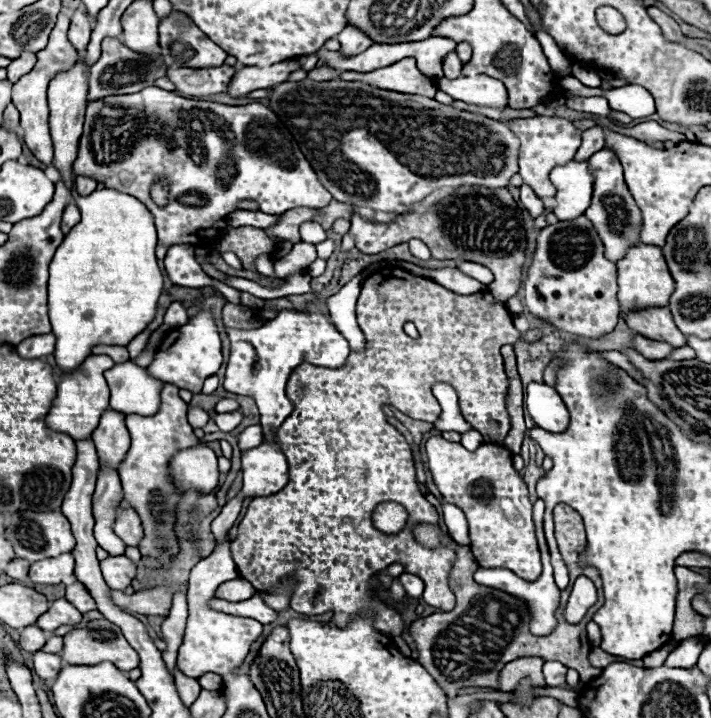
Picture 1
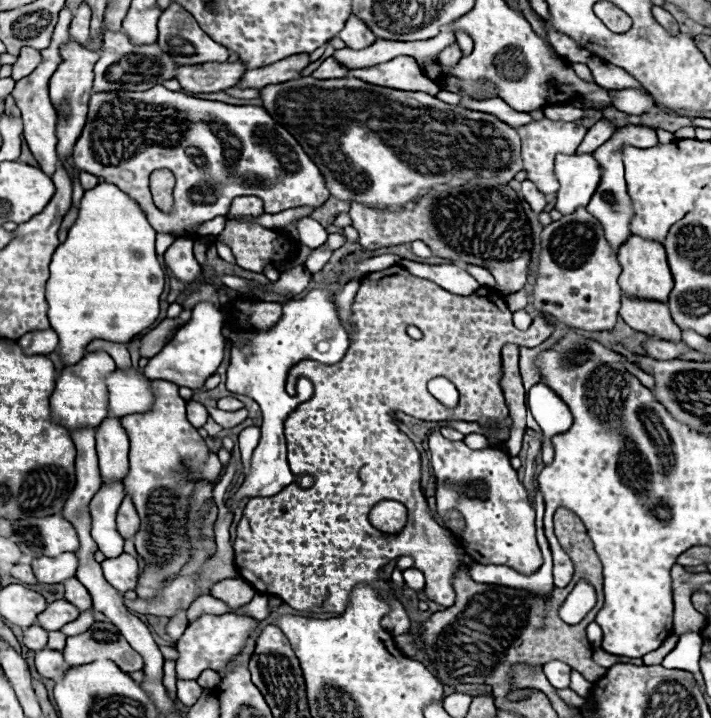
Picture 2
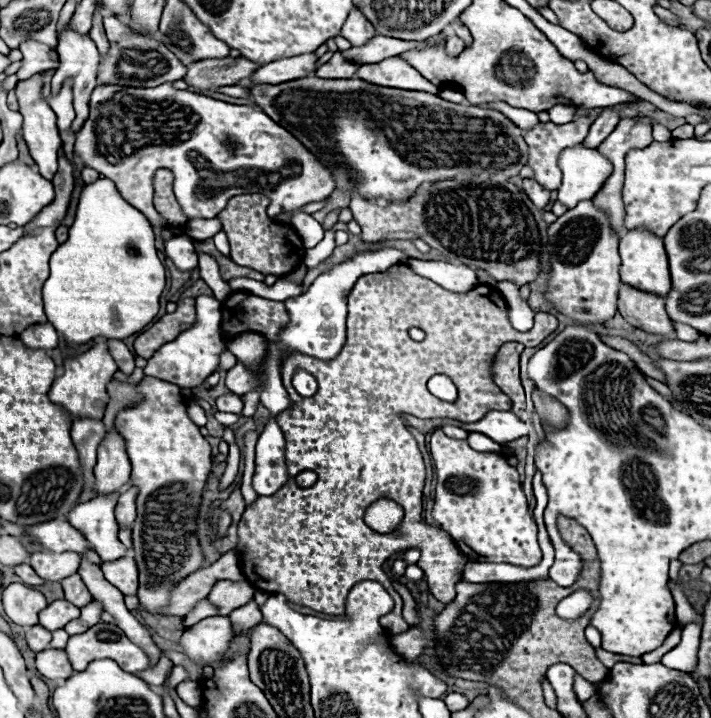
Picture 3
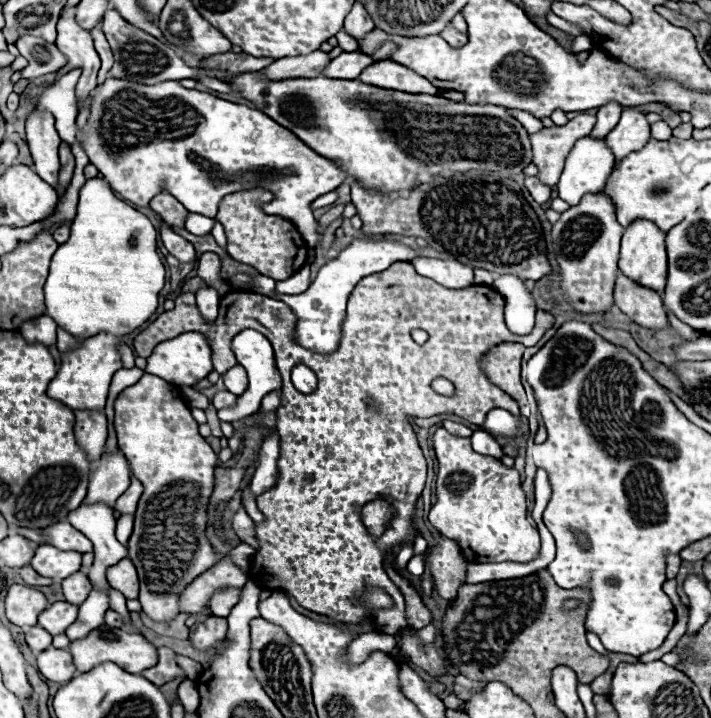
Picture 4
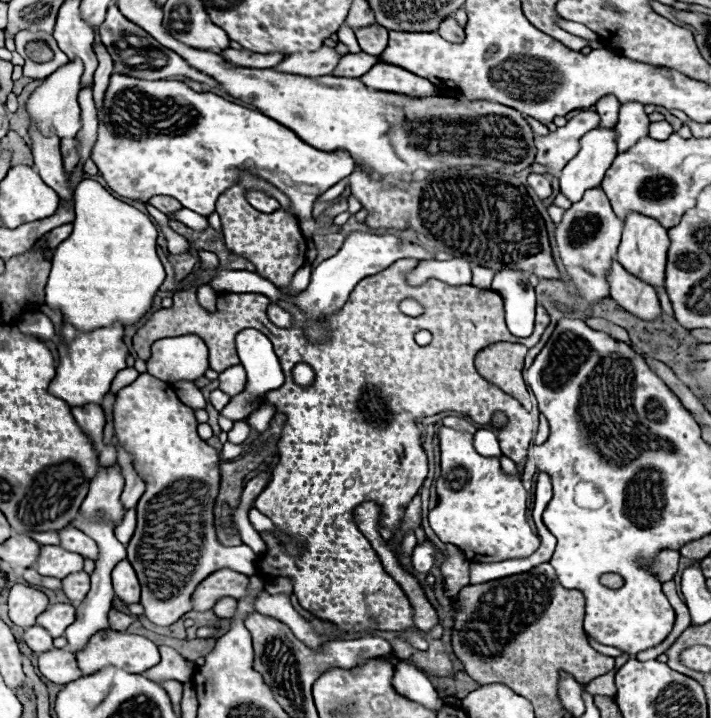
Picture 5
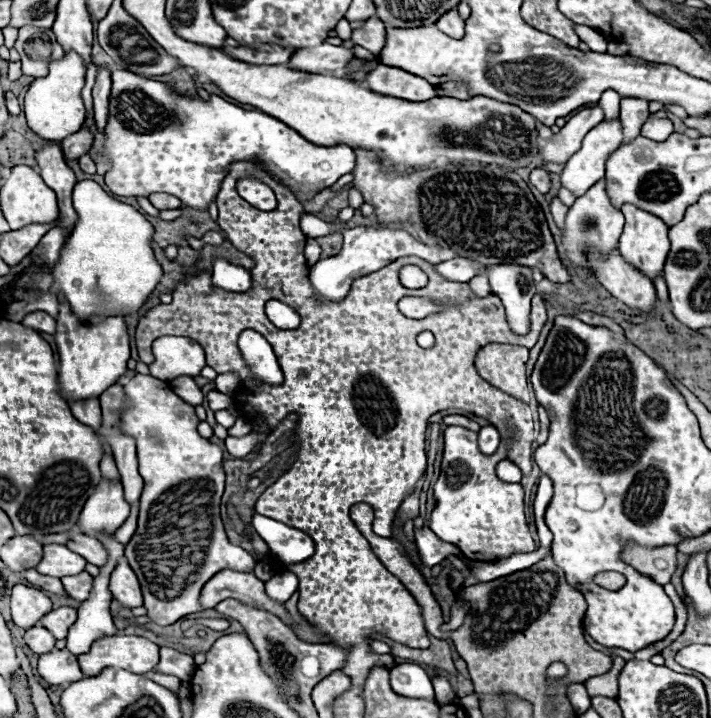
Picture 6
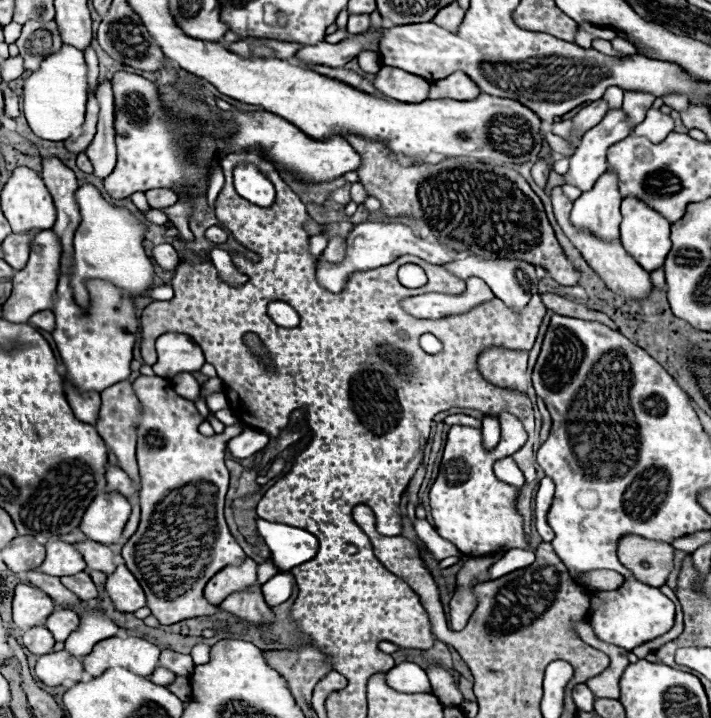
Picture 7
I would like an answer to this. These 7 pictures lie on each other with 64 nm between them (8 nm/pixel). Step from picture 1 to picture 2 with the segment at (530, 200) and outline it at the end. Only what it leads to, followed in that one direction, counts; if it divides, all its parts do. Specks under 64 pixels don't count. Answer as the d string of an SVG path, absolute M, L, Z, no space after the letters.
M524 180L522 182L522 196L524 200L532 206L534 212L542 212L544 206L546 206L546 196L530 182L530 180Z

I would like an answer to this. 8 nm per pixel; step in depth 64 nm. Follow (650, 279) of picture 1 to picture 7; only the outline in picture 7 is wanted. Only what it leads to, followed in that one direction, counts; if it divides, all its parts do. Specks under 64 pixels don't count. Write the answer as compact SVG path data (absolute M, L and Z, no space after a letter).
M636 196L624 198L620 212L622 212L620 238L622 238L626 252L630 252L630 256L634 256L634 260L648 272L660 268L672 246L672 242L670 242L670 226L672 224L664 216L660 216L654 208L648 208L642 200L636 200Z

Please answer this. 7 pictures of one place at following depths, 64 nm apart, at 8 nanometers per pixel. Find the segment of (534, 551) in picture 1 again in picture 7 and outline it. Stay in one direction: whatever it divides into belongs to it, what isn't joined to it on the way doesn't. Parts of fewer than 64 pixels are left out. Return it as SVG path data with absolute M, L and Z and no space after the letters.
M508 412L502 414L502 434L496 448L486 450L482 430L470 426L452 426L448 432L440 474L430 490L432 518L436 532L452 542L466 556L486 556L500 548L526 548L522 516L516 512L516 488L494 476L492 464L514 454L526 442L520 420Z

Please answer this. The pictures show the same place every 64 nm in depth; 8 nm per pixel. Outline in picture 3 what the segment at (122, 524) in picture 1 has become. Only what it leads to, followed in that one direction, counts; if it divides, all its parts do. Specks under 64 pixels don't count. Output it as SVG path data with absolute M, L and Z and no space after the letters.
M130 486L126 492L120 494L118 504L116 504L116 520L118 524L124 526L132 526L136 520L136 496L138 496L138 488Z

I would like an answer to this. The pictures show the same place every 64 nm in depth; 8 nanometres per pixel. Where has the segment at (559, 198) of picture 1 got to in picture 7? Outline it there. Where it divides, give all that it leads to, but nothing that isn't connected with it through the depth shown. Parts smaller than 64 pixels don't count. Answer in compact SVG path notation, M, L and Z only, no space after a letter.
M608 110L604 120L590 128L576 152L570 156L570 172L566 174L566 182L578 186L582 192L590 190L598 176L602 176L608 168L606 152L616 142L624 140L630 134L628 116L624 110Z

